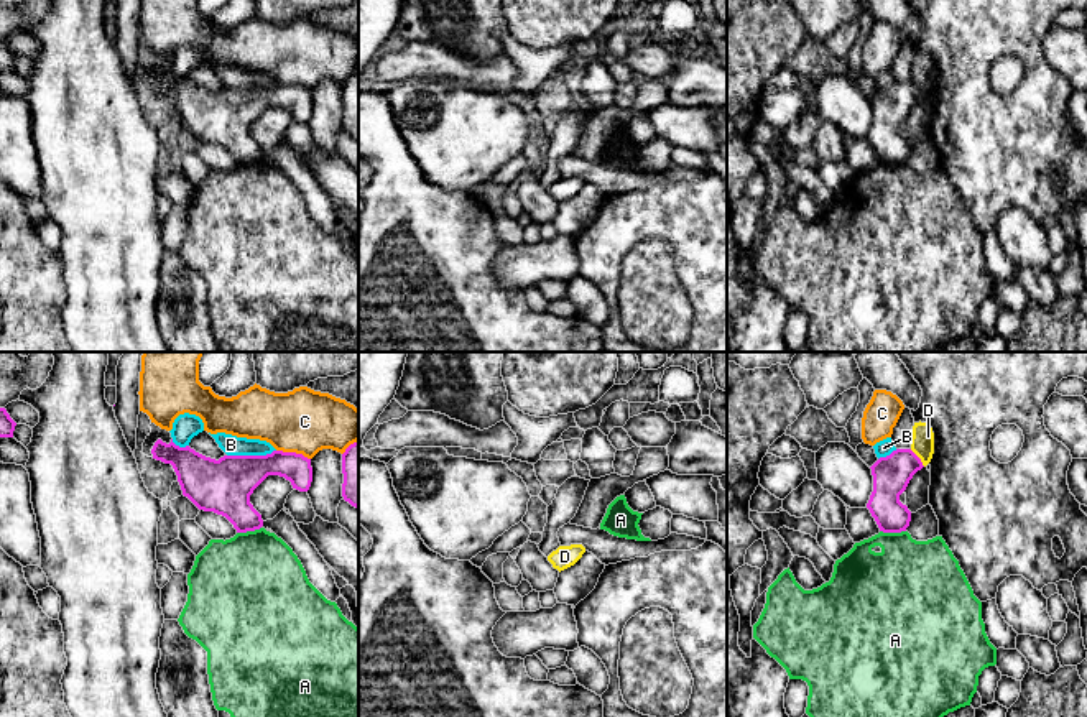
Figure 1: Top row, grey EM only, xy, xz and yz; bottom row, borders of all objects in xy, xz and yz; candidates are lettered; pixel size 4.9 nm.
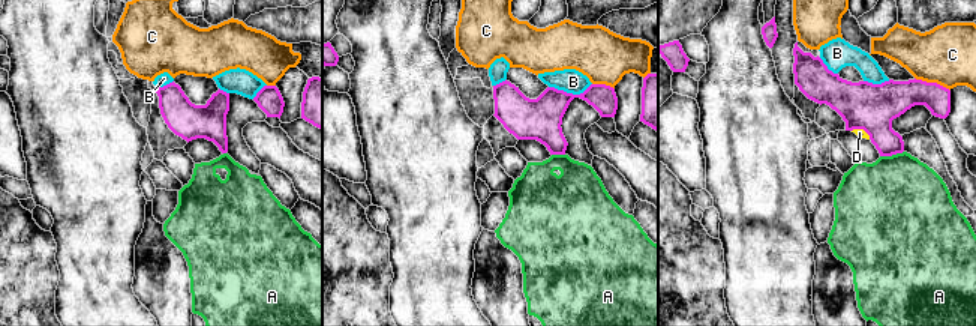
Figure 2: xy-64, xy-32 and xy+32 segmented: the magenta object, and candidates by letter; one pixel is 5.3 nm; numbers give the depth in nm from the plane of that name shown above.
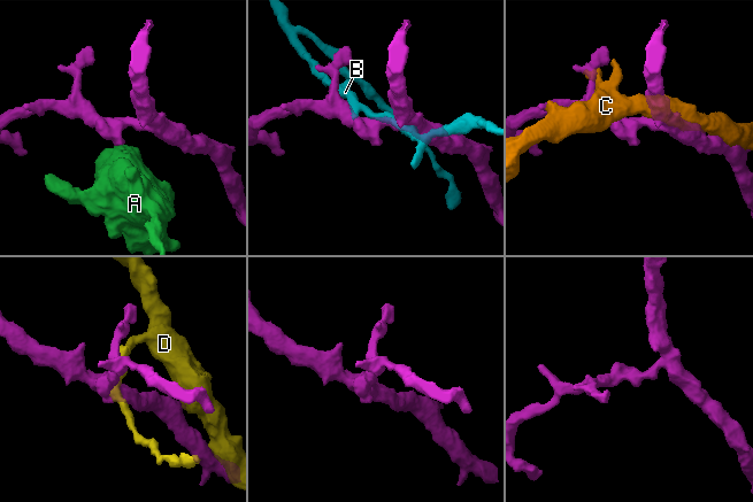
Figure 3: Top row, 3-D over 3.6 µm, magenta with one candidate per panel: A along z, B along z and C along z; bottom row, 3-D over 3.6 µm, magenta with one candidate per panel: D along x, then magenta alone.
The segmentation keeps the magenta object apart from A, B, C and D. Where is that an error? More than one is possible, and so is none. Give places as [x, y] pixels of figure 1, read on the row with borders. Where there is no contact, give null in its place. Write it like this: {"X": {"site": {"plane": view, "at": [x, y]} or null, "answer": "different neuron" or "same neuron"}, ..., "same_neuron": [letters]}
{"A": {"site": {"plane": "yz", "at": [893, 531]}, "answer": "different neuron"}, "B": {"site": {"plane": "xy", "at": [250, 456]}, "answer": "different neuron"}, "C": {"site": {"plane": "xy", "at": [293, 453]}, "answer": "different neuron"}, "D": {"site": {"plane": "yz", "at": [918, 457]}, "answer": "different neuron"}, "same_neuron": []}

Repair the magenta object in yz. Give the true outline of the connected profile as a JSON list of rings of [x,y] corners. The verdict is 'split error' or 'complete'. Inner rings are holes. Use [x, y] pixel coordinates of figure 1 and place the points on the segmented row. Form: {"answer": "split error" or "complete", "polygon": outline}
{"answer": "complete", "polygon": [[[896,449],[886,457],[880,457],[870,469],[873,475],[873,492],[867,503],[880,531],[901,533],[911,521],[911,511],[900,502],[913,475],[924,465],[911,449]]]}

